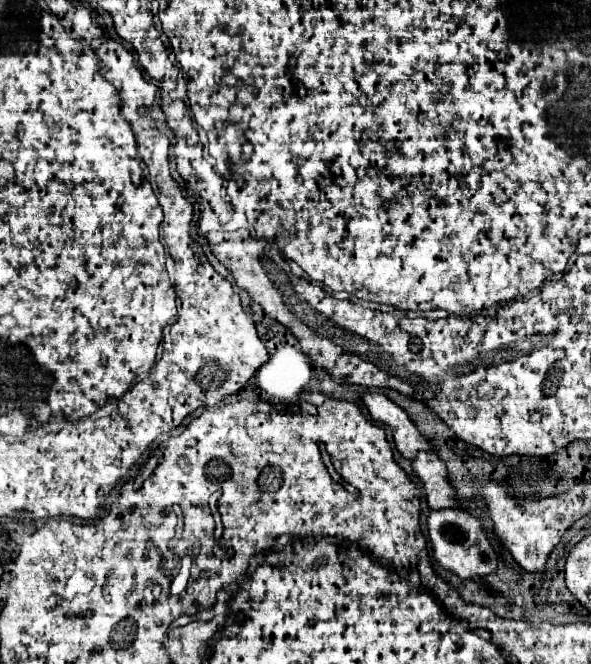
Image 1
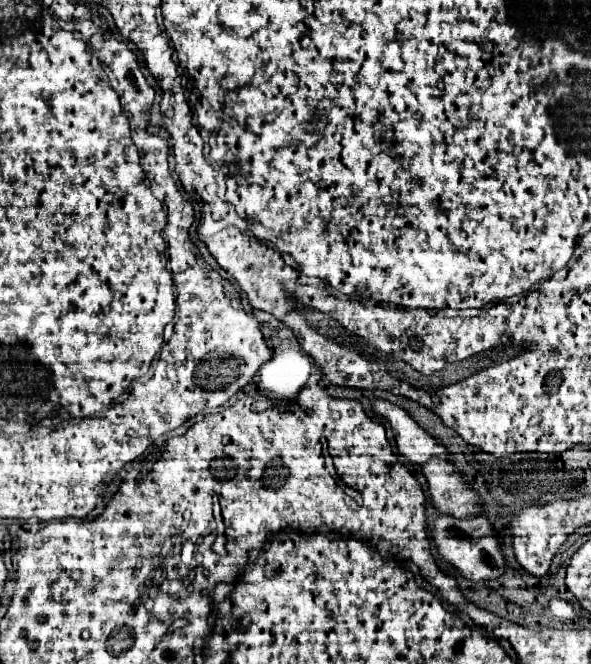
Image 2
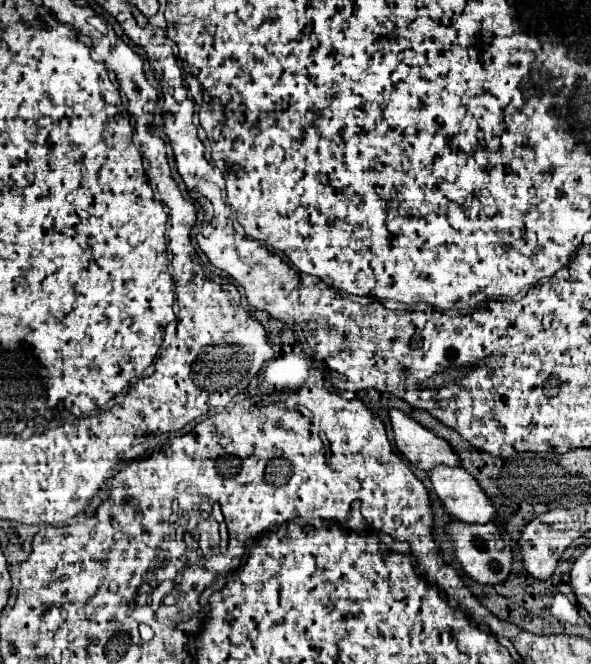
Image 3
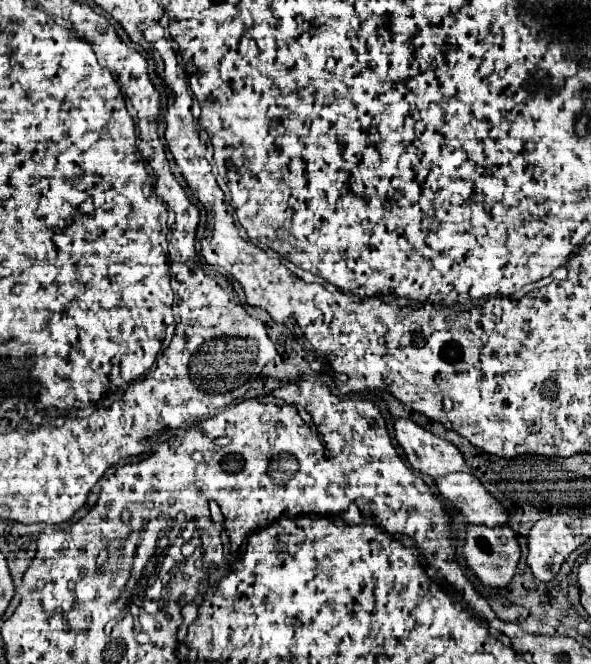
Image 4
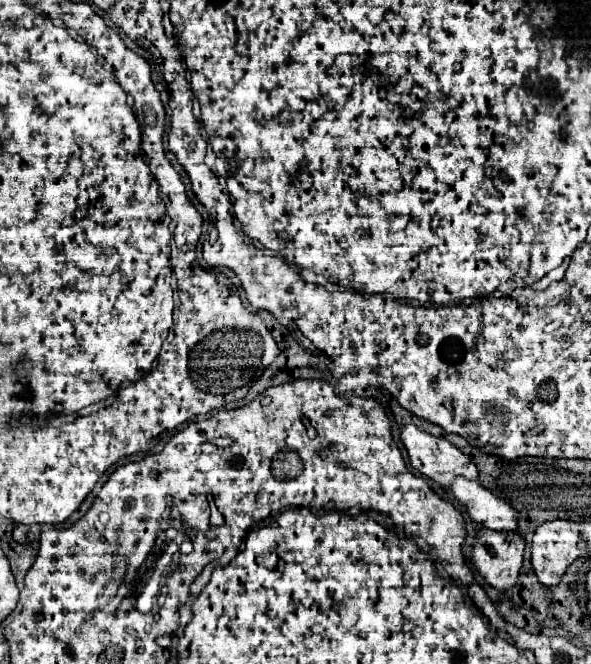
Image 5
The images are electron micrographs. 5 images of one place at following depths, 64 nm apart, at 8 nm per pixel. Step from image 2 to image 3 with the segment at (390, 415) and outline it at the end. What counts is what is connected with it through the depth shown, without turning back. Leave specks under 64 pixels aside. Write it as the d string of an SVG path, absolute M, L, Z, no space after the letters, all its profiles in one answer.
M390 408L388 416L392 420L398 452L406 460L410 460L416 468L428 472L434 464L460 466L458 456L454 454L454 450L448 446L446 440L422 428L416 420L406 416L402 410Z

